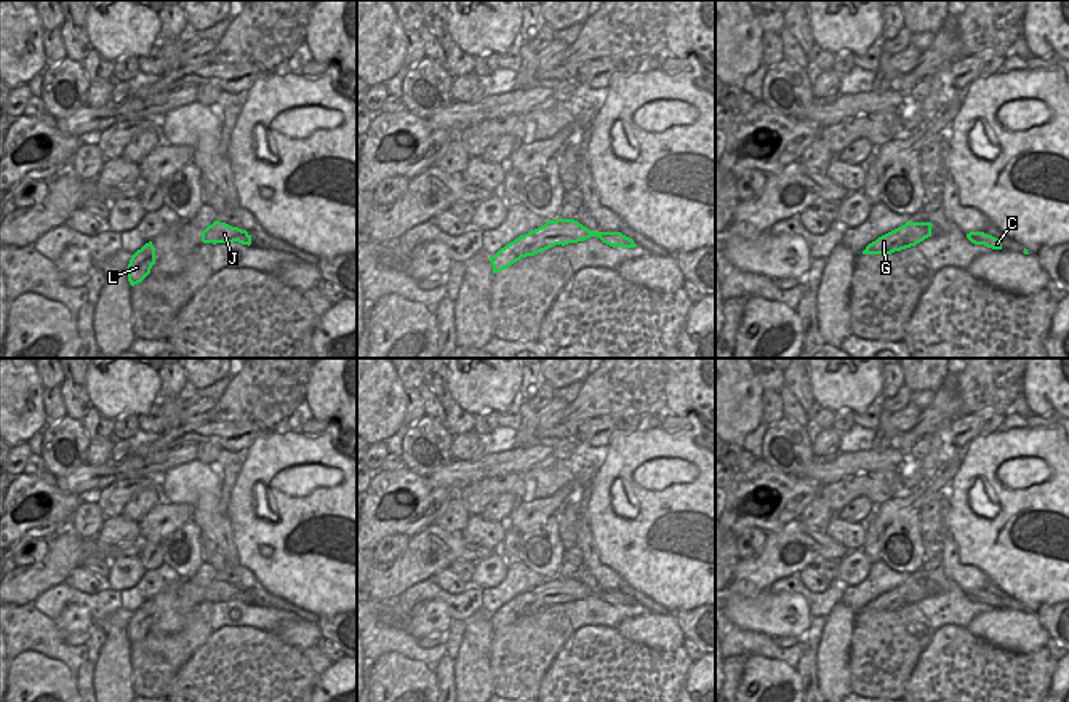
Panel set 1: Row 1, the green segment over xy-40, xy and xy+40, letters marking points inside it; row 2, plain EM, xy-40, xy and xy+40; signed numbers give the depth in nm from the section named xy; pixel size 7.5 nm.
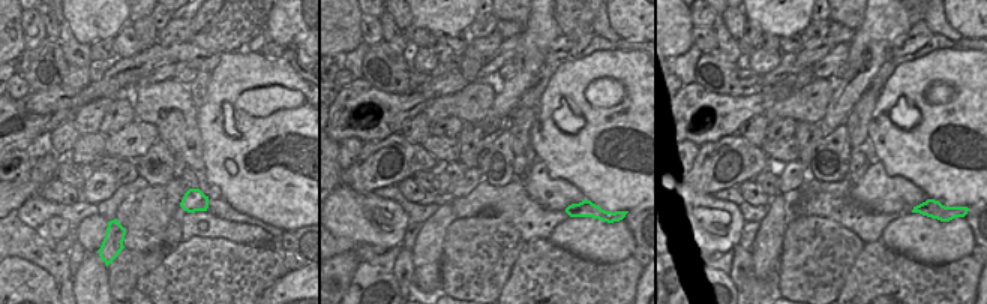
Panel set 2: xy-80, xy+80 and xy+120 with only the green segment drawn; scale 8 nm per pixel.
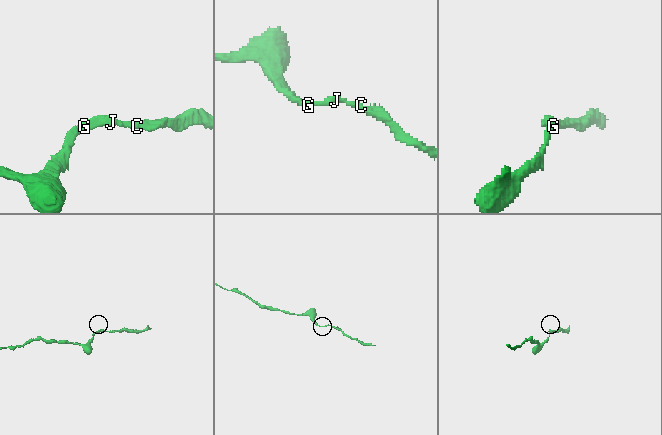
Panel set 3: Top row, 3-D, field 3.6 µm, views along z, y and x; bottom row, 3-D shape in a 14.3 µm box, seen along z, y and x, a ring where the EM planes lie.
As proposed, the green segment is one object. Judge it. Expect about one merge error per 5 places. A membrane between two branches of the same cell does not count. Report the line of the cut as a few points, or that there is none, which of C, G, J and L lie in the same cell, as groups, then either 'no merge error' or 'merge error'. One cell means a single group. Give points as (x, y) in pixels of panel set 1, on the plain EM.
cut none; groups C G J L; no merge error

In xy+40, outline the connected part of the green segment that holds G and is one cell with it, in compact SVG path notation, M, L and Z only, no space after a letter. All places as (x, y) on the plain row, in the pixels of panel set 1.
M906 580L904 584L879 595L875 600L869 601L863 612L891 612L901 609L925 596L931 595L931 580Z

